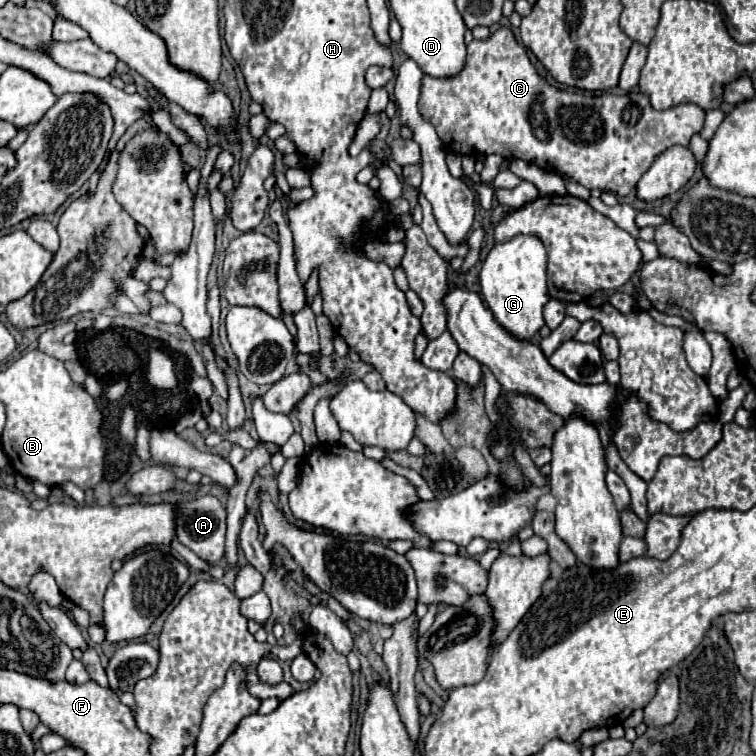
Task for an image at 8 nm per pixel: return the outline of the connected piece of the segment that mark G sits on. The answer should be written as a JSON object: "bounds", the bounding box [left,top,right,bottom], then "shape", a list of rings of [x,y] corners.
{"bounds":[480,235,550,341],"shape":[[[518,235],[506,243],[496,243],[482,265],[480,287],[496,323],[516,339],[530,341],[544,327],[542,307],[550,299],[546,287],[546,249],[540,239]]]}

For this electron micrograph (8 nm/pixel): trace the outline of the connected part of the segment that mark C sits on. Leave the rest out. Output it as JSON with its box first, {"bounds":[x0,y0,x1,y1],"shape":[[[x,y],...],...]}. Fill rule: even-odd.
{"bounds":[426,27,706,197],"shape":[[[504,27],[492,33],[488,41],[474,39],[468,45],[466,67],[460,75],[448,79],[434,79],[426,75],[426,119],[436,127],[438,137],[448,151],[474,157],[498,153],[508,161],[524,159],[546,171],[566,173],[572,181],[584,185],[586,189],[610,191],[618,197],[626,197],[636,187],[638,179],[650,169],[654,157],[674,145],[688,147],[690,139],[702,131],[704,117],[706,113],[694,103],[676,105],[666,111],[652,109],[648,97],[640,91],[588,97],[582,93],[554,89],[536,73],[536,67],[530,63],[524,47],[518,45],[512,31]]]}

